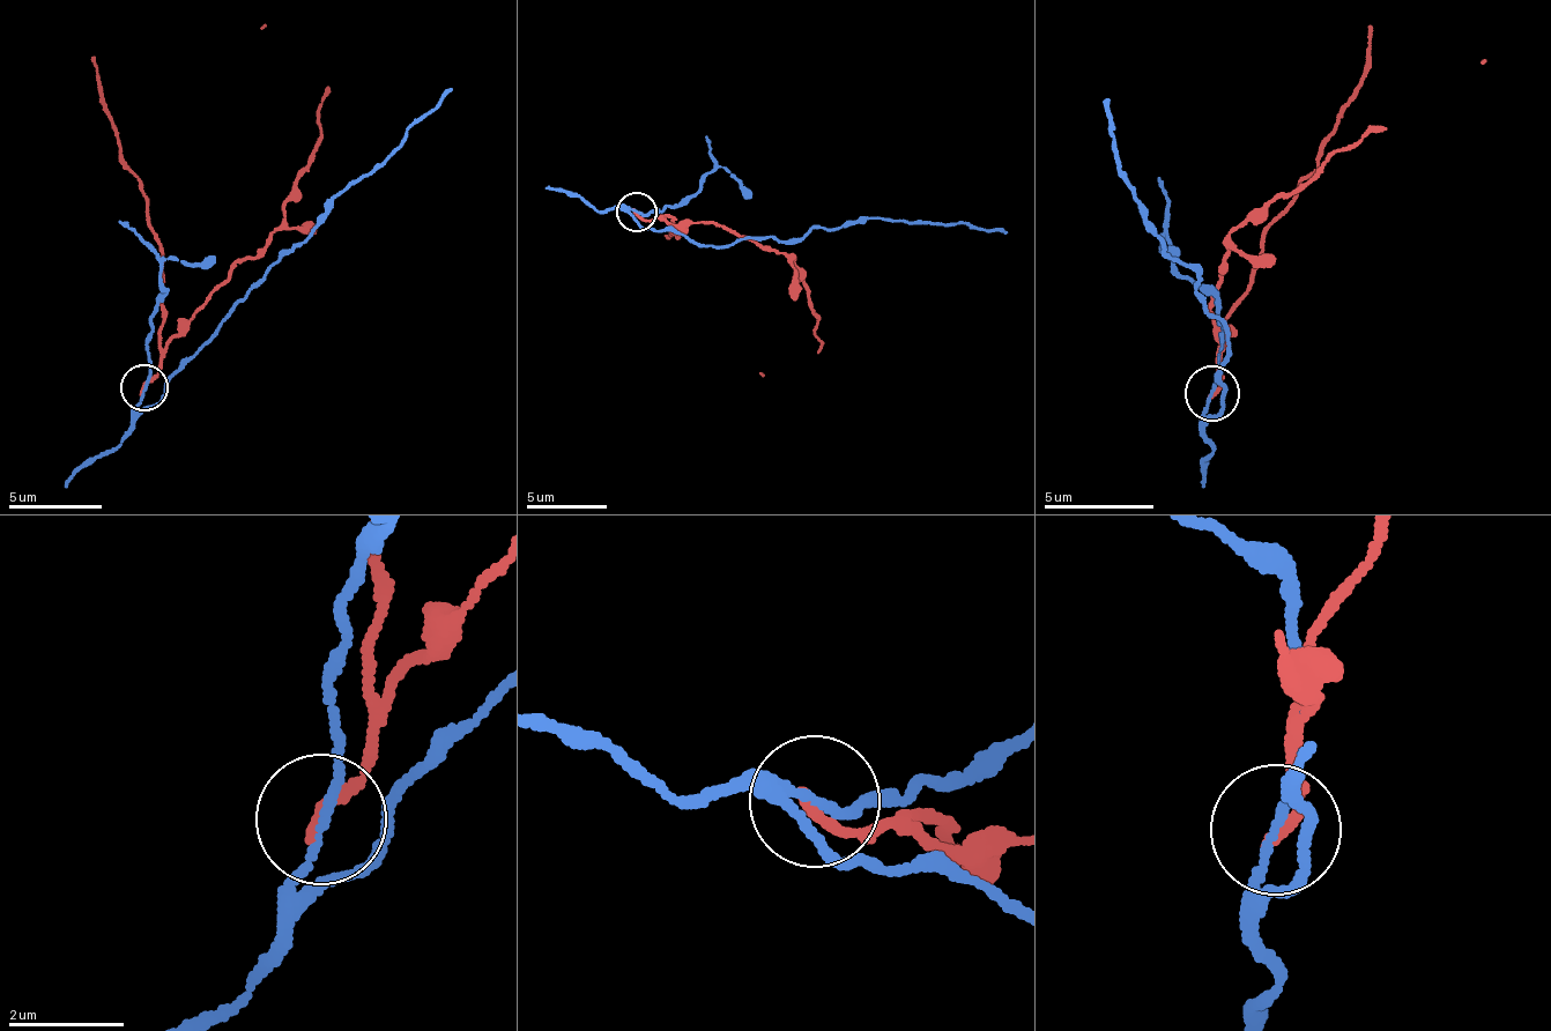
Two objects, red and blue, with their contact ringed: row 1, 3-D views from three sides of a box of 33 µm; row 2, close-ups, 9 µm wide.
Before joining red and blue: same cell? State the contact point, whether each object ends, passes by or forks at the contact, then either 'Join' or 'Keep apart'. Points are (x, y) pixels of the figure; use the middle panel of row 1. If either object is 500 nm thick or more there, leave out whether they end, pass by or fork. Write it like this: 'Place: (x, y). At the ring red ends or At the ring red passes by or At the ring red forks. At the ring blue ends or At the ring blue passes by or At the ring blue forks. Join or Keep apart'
Place: (637, 212). At the ring red ends. At the ring blue passes by. Keep apart

